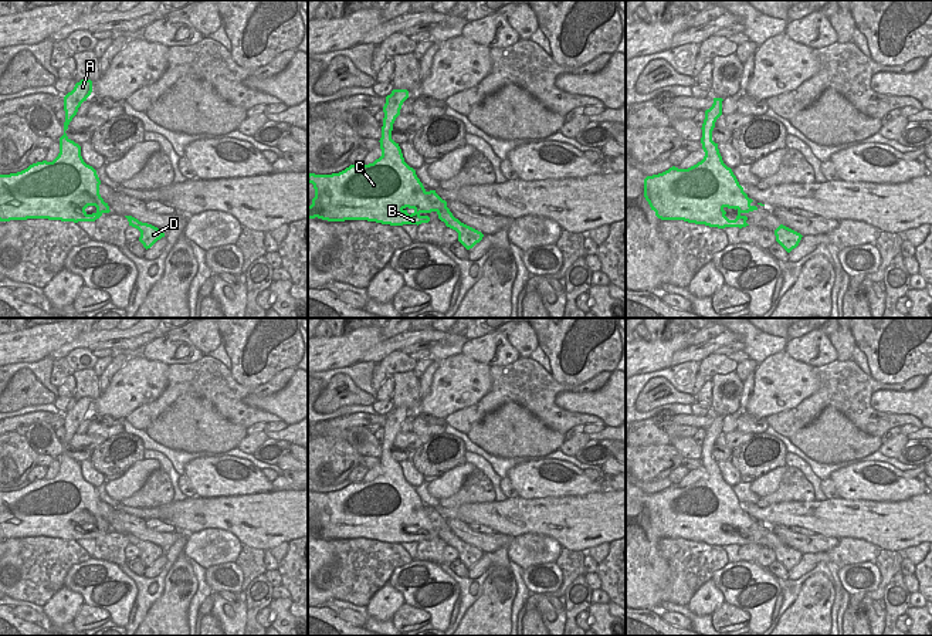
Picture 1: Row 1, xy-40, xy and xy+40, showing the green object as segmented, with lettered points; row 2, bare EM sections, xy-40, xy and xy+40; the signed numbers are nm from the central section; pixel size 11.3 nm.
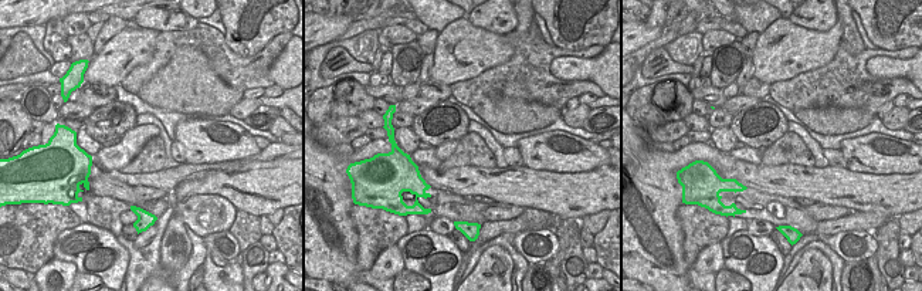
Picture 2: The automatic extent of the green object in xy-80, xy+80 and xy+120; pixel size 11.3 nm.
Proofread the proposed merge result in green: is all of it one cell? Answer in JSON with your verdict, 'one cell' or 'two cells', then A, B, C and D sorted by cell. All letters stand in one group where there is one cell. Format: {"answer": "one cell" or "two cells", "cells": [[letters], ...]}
{"answer": "two cells", "cells": [["A", "B", "C"], ["D"]]}

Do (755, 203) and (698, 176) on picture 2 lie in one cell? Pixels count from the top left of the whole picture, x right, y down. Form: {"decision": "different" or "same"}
{"decision": "same"}

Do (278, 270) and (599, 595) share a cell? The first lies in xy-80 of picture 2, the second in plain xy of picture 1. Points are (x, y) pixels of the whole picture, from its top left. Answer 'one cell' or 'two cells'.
two cells

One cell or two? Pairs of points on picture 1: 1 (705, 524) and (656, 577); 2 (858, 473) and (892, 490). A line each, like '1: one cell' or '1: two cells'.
1: two cells
2: one cell

